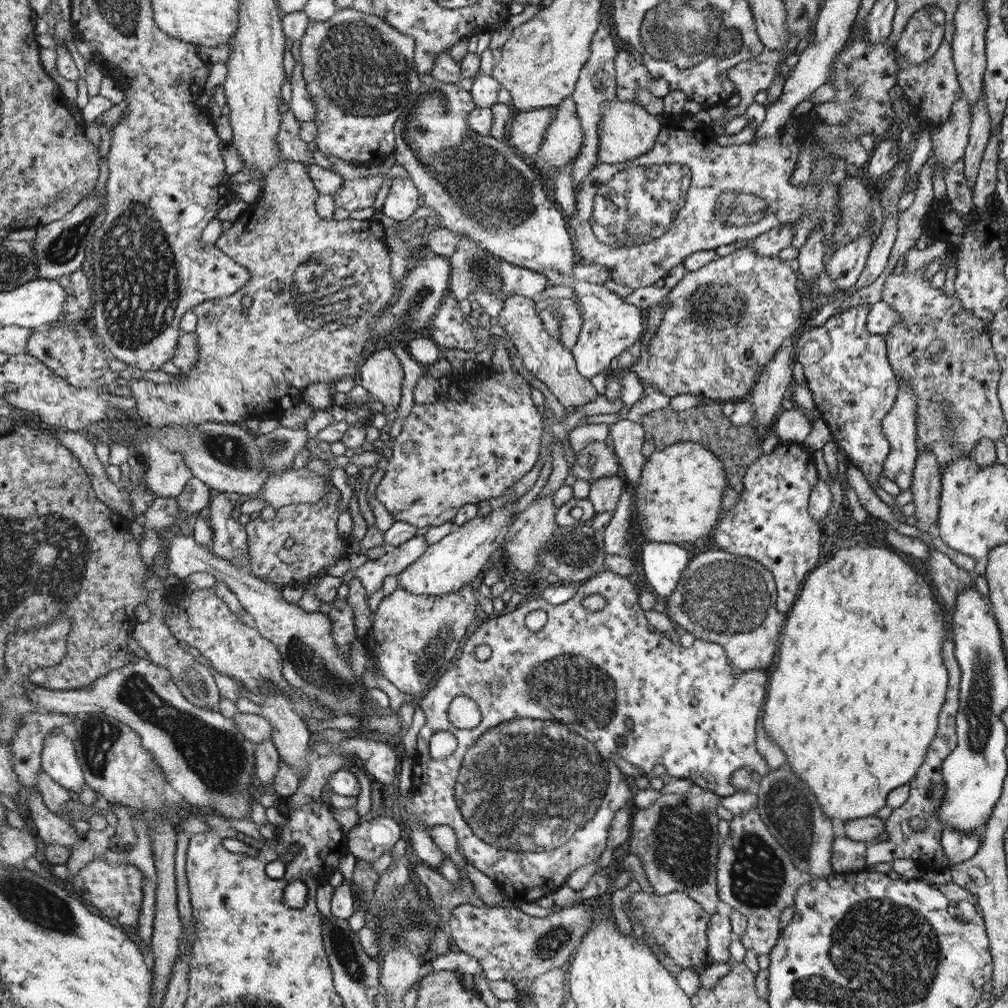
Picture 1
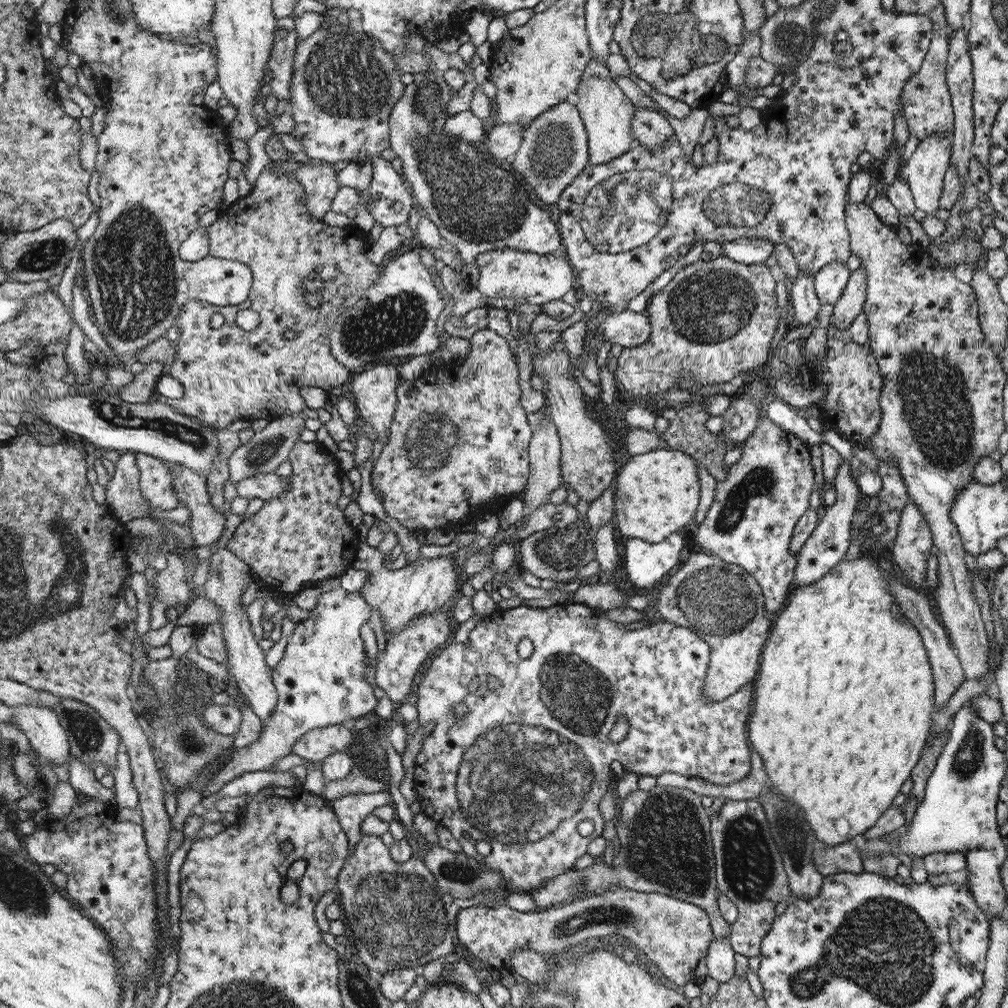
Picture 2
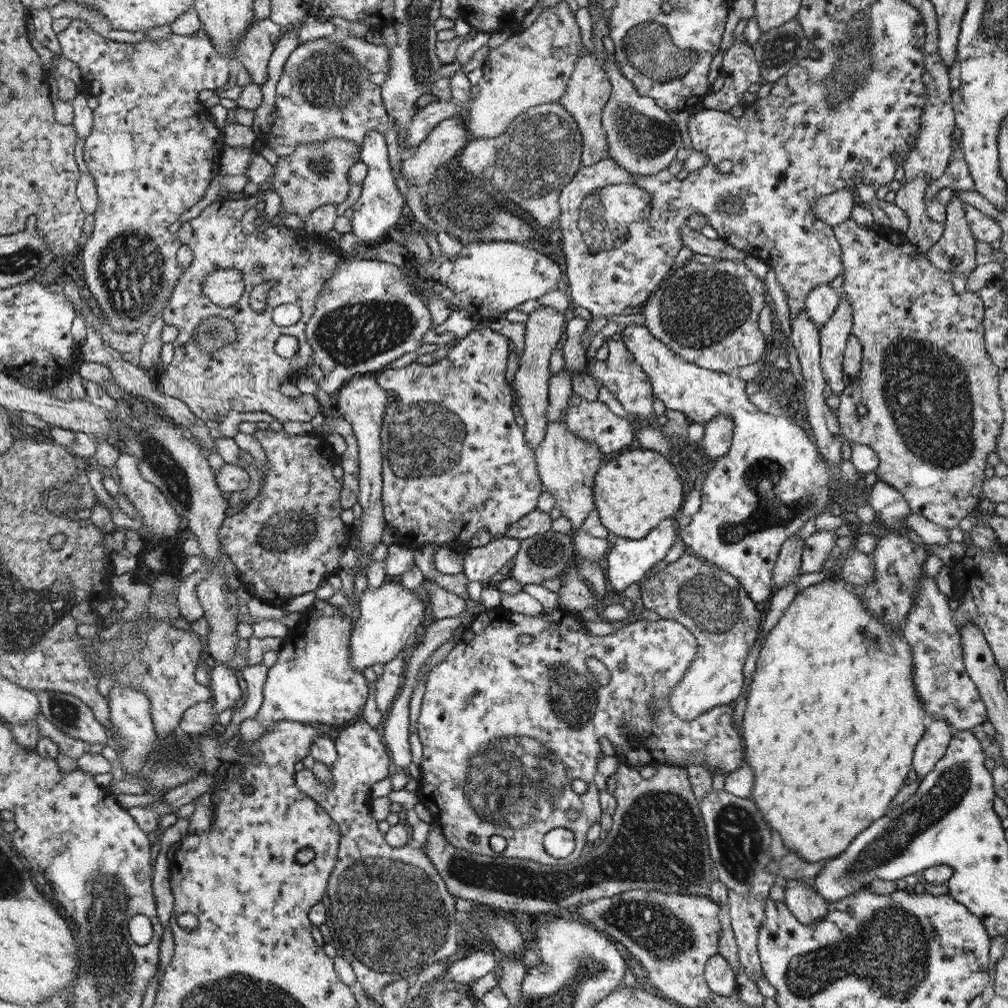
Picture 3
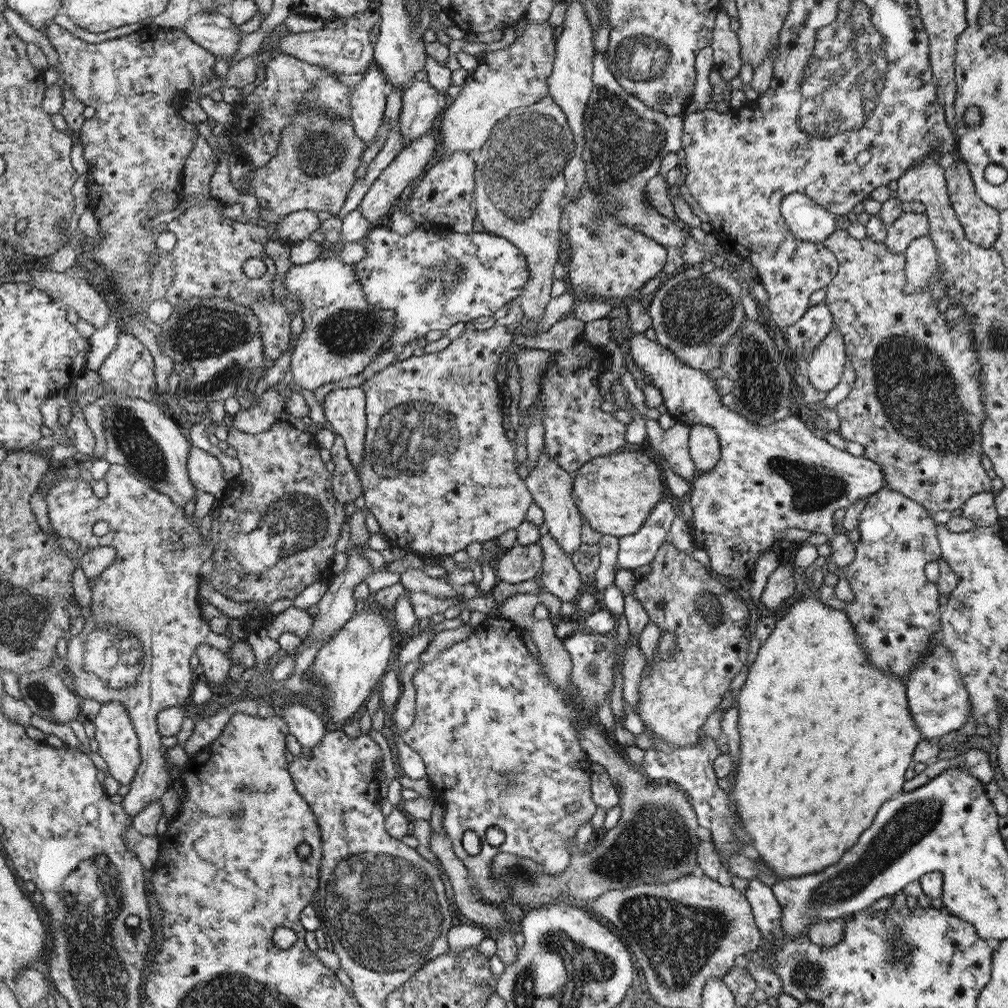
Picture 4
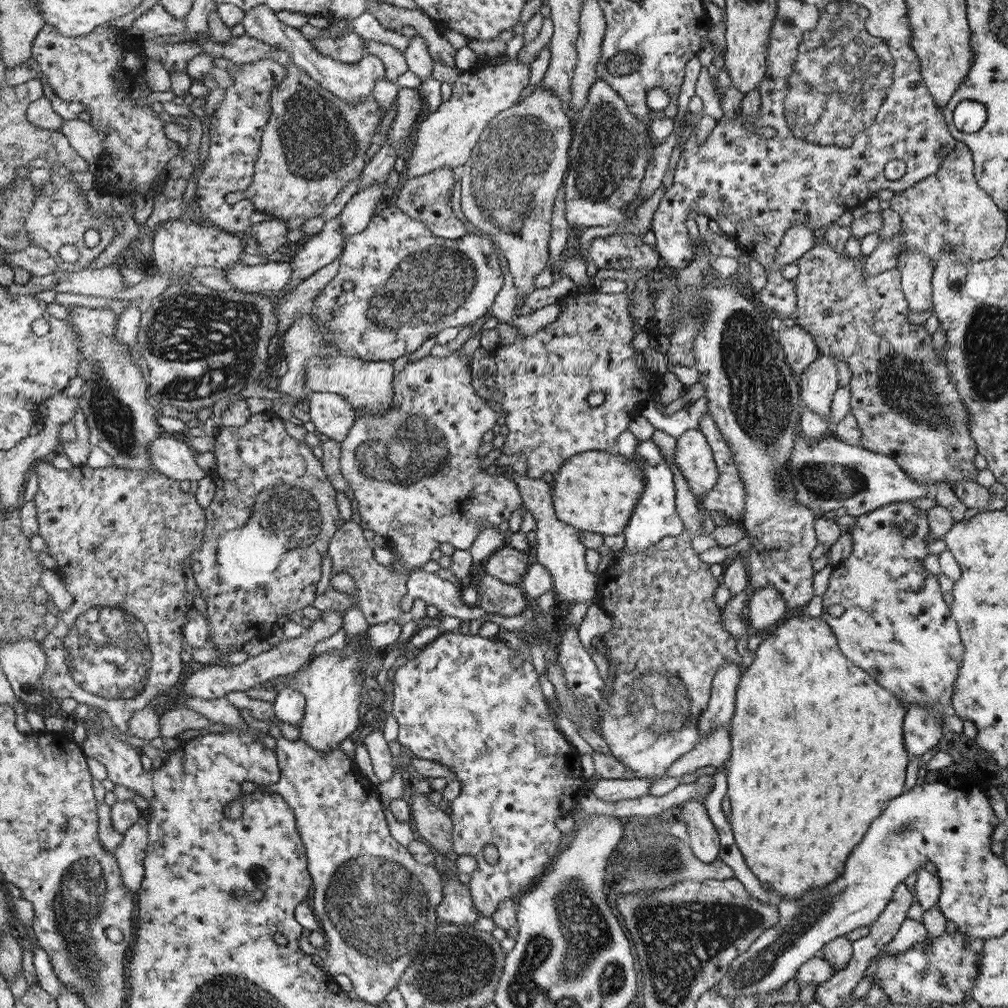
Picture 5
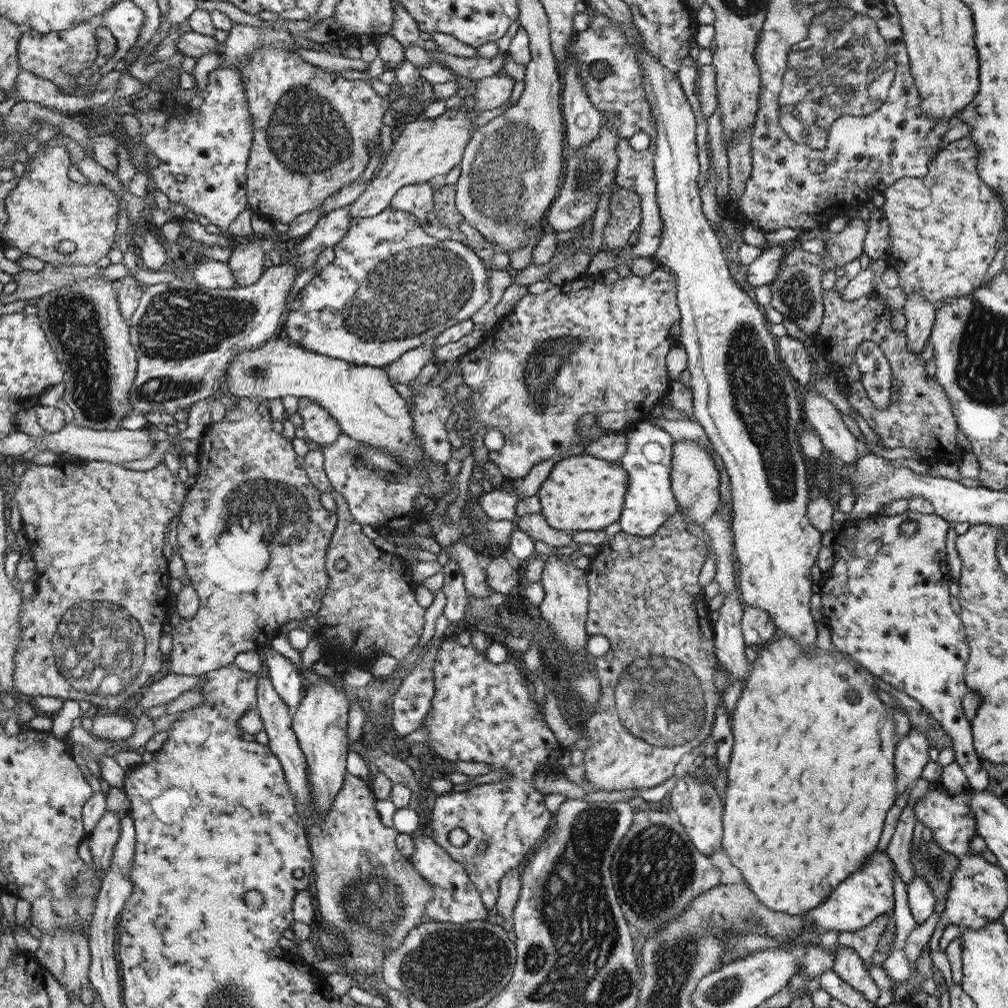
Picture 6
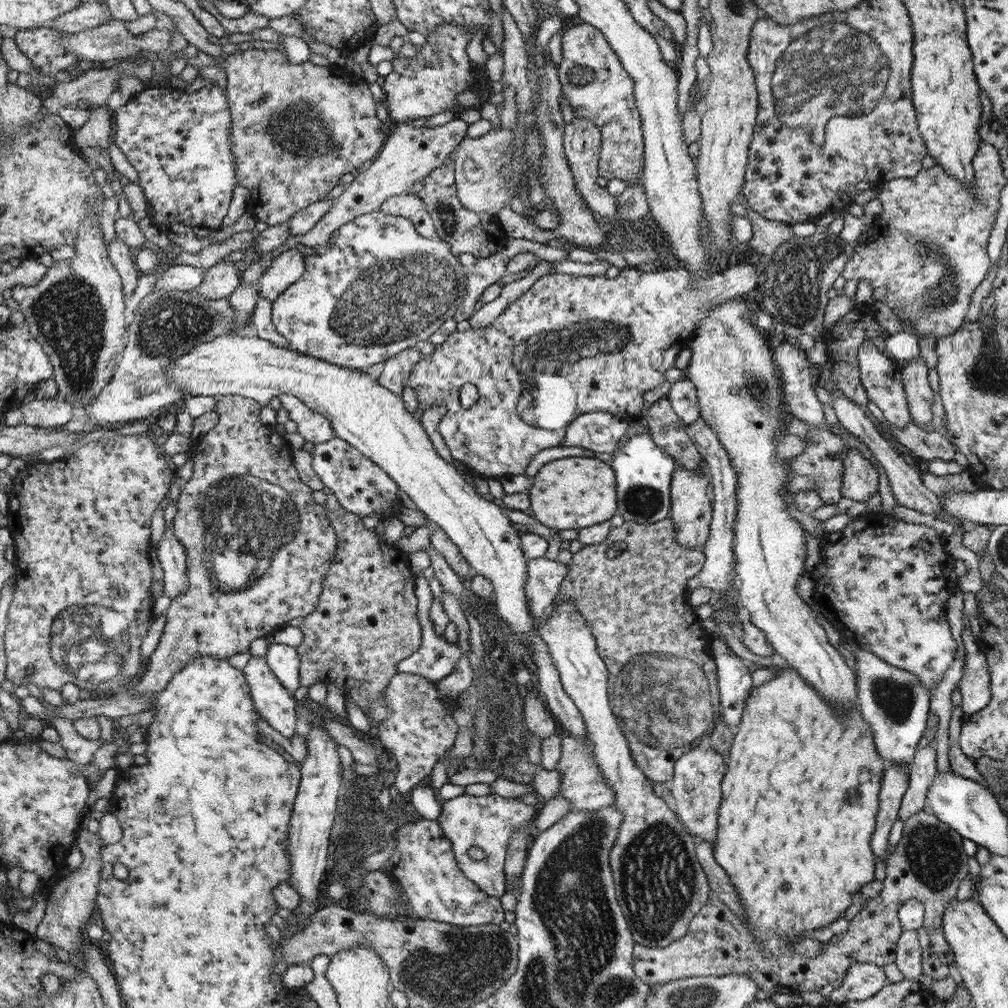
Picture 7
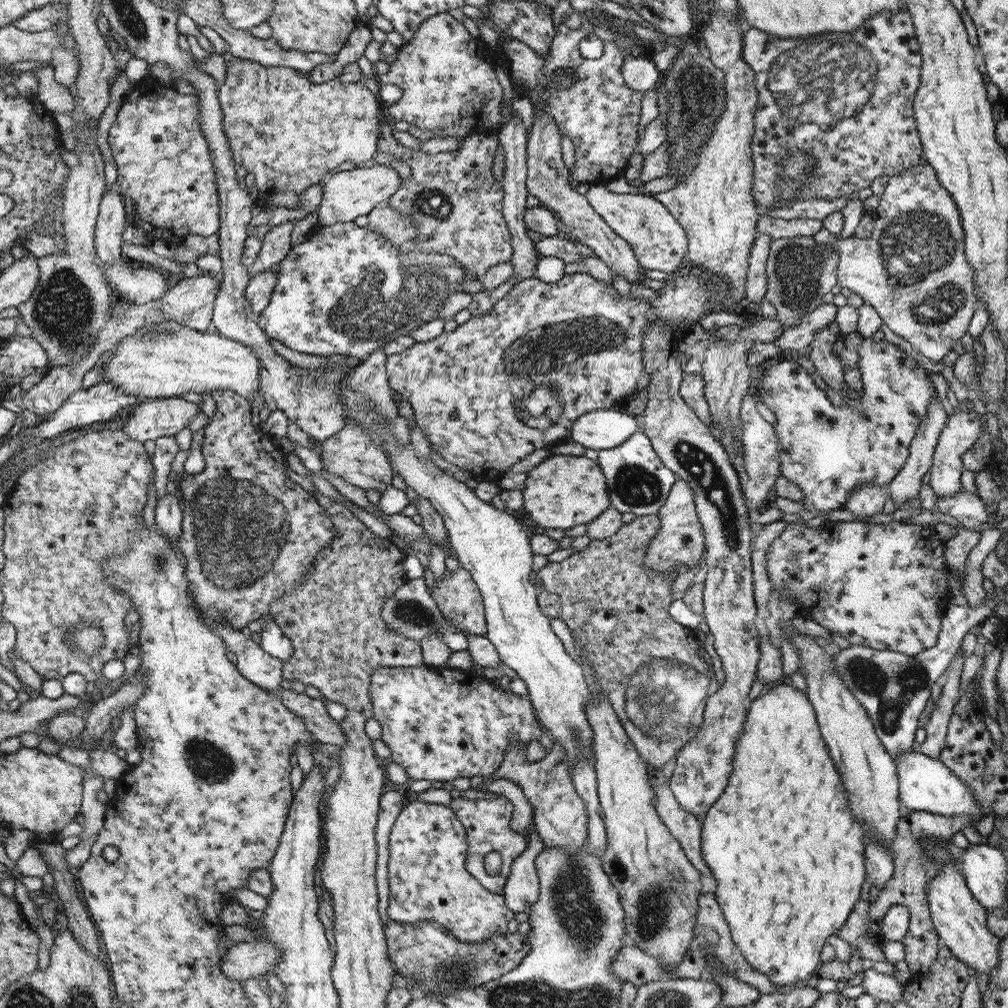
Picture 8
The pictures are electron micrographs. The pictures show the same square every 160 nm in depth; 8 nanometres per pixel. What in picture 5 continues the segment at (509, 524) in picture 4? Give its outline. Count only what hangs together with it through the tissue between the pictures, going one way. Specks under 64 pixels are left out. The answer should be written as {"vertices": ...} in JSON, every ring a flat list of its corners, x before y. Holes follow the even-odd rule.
{"vertices":[[456,349,444,358,428,355,416,360,416,362,406,364,404,370,393,377,394,399,392,400,392,406,390,406,390,412,380,415,358,415,354,420,353,428,350,429,349,436,340,443,341,471,348,481,349,488,354,490,353,503,356,516,361,520,361,524,366,527,366,530,373,530,375,533,387,537,390,543,392,542,393,550,398,555,396,559,400,559,400,562,407,568,418,568,426,564,437,555,440,544,445,542,452,544,458,550,469,550,477,540,478,535,481,534,482,524,485,524,485,522,487,524,502,524,502,522,509,520,514,512,518,512,523,504,521,491,512,479,508,479,504,475,490,476,482,468,482,456,478,456,478,450,482,446,482,436,488,430,493,430,492,426,496,424,496,412,492,408,488,408,486,402,480,396,476,396,476,392,472,388,472,380,470,380,470,376,472,376,470,374,470,362,472,362,472,355,462,355,460,350]]}

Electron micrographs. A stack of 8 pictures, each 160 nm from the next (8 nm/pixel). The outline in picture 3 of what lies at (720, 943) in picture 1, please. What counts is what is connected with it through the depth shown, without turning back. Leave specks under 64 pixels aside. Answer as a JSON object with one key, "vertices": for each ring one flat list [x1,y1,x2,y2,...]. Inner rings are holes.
{"vertices":[[719,952,705,964,705,980,718,996,732,996,737,990,736,975,731,964]]}

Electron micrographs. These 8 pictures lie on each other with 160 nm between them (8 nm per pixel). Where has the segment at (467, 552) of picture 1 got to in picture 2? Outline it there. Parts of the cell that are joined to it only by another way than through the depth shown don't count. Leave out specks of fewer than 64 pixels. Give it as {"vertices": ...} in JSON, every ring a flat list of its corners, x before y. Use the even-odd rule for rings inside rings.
{"vertices":[[368,543,357,548,357,567,369,570,371,577,365,581,361,593,372,608,380,612,384,622,385,636,392,638,418,615,427,615,443,608,446,602,456,597,460,588,460,572,456,566,454,554,436,558,420,557,417,561,400,569,391,570,384,567,384,554]]}

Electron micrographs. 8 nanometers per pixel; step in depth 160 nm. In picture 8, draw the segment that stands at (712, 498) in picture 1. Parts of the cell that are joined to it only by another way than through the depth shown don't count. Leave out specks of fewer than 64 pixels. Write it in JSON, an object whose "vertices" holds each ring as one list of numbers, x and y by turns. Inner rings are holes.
{"vertices":[[551,454,529,472,521,491,524,510,541,531,554,528,566,530,578,524,587,525,612,506,609,485,602,468,584,455]]}

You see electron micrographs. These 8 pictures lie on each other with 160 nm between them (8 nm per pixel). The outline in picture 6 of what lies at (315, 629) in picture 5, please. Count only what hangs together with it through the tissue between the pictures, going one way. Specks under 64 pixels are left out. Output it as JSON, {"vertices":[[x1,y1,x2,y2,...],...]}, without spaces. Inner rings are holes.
{"vertices":[[167,674,162,680,153,682,145,687,140,699,140,705,147,711,152,706,160,706,160,704,172,703,178,696,182,696,184,692,196,690,203,684,204,676,190,676,181,674]]}

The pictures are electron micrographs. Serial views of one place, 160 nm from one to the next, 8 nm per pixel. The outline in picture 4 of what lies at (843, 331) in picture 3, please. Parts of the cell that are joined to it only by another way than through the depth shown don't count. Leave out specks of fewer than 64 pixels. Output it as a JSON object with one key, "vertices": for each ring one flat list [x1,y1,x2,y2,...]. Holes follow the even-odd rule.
{"vertices":[[838,329,831,331,811,354,805,375,813,388,826,391,836,388,847,364,846,345]]}

